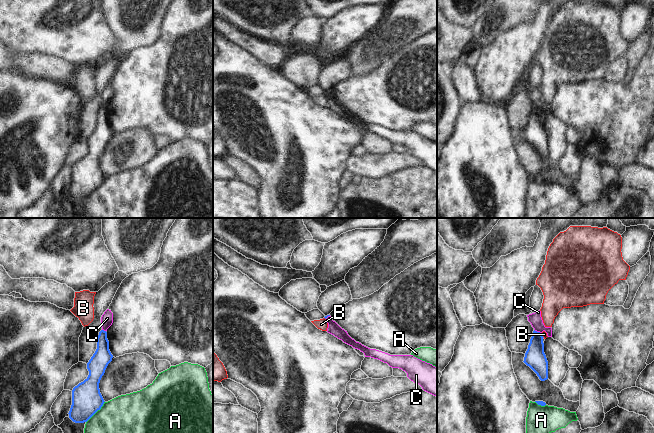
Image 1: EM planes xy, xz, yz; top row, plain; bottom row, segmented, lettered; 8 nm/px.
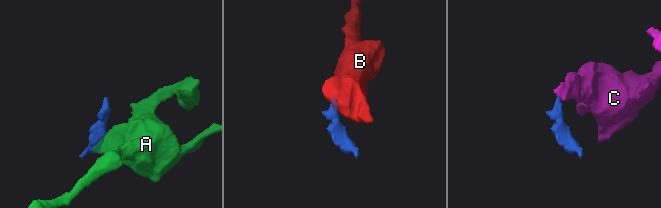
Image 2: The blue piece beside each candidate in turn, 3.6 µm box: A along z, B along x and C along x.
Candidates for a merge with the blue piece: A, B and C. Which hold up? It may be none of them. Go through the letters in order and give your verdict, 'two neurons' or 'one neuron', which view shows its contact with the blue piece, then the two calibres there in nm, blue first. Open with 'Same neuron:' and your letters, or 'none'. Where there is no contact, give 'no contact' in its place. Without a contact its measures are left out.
Same neuron: none
A: two neurons; contact in xy; calibres 240 and 500 nm
B: two neurons; contact in yz; calibres 170 and 50 nm
C: two neurons; contact in yz; calibres 170 and 100 nm

